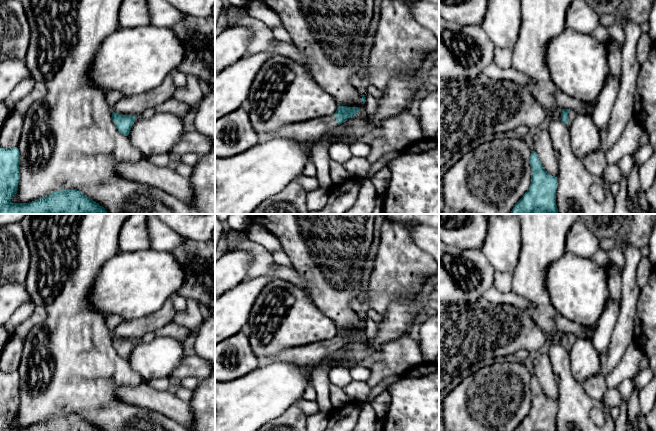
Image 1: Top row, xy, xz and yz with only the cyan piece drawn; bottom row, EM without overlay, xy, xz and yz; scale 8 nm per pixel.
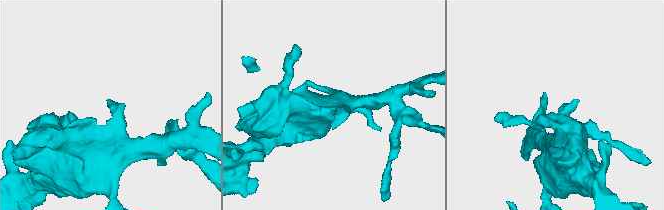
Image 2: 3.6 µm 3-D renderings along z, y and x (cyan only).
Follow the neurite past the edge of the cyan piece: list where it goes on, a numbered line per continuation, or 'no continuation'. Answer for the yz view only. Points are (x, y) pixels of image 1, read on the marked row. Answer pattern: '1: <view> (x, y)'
1: yz (571, 115)

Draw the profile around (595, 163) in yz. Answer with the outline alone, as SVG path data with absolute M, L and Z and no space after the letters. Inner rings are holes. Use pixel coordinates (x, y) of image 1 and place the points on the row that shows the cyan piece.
M599 149L588 154L582 159L586 170L596 177L603 177L604 170L608 165L604 152Z

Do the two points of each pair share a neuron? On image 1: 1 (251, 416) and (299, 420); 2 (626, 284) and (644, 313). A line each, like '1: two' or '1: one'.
1: two
2: two

